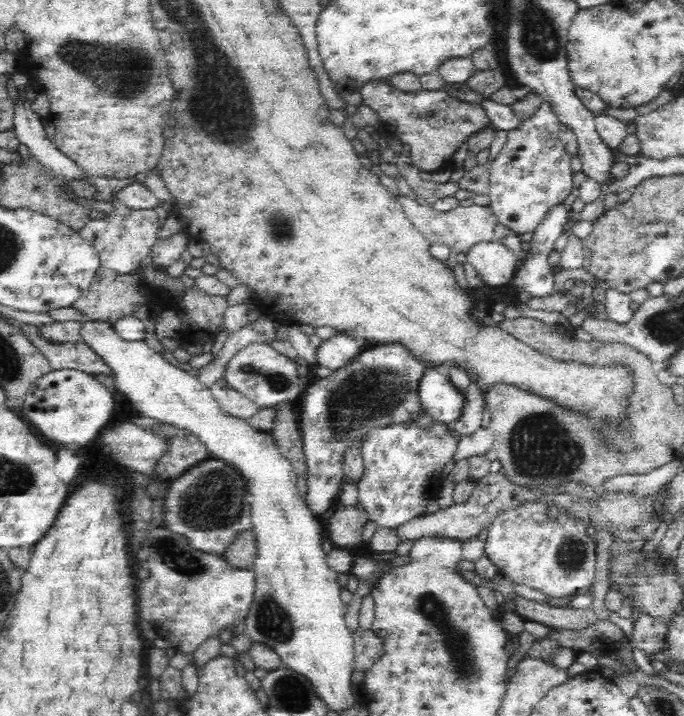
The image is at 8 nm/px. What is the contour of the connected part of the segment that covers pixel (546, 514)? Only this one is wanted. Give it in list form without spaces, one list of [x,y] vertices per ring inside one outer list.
[[[524,500],[515,507],[498,511],[487,526],[488,538],[484,543],[484,553],[492,561],[499,573],[505,574],[513,584],[528,586],[548,598],[568,598],[582,594],[596,580],[596,544],[588,536],[587,524],[568,509],[558,507],[549,500]]]

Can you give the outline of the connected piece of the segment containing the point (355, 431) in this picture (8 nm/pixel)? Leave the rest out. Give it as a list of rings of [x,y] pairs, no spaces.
[[[401,344],[364,347],[354,360],[342,368],[332,371],[325,378],[316,378],[310,382],[304,394],[294,402],[293,408],[296,418],[299,419],[299,431],[307,466],[305,503],[314,516],[321,518],[332,506],[332,500],[339,497],[346,478],[343,473],[344,454],[350,446],[359,446],[362,435],[372,428],[384,428],[392,422],[395,424],[410,422],[410,420],[414,422],[421,413],[424,413],[421,404],[417,402],[416,389],[425,370],[425,364],[412,358]]]

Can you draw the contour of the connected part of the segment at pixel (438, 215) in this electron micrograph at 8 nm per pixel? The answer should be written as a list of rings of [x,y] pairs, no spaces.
[[[404,192],[401,196],[398,196],[397,201],[403,208],[403,213],[406,214],[408,221],[414,224],[428,242],[446,244],[453,254],[458,254],[459,252],[465,254],[477,242],[494,240],[494,228],[499,224],[489,206],[474,204],[474,206],[462,207],[458,205],[454,210],[449,210],[449,212],[437,212],[433,205],[428,202],[425,205],[421,205],[416,200],[406,198]]]

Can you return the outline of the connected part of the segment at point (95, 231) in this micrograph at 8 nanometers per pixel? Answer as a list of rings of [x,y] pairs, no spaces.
[[[116,202],[110,214],[106,213],[106,216],[102,218],[90,218],[79,233],[84,240],[94,246],[102,267],[124,274],[140,267],[140,262],[146,258],[152,245],[157,241],[160,228],[156,210],[132,210],[126,208],[122,203]]]

